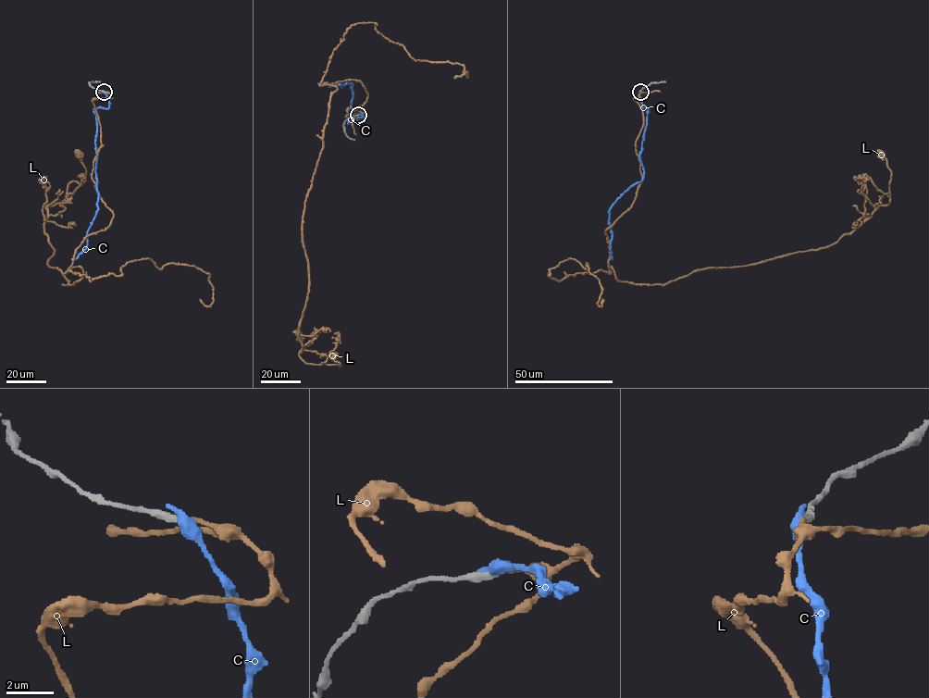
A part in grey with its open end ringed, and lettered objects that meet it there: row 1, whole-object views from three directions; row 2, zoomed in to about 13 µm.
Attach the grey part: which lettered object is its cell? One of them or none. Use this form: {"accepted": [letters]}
{"accepted": ["L"]}

